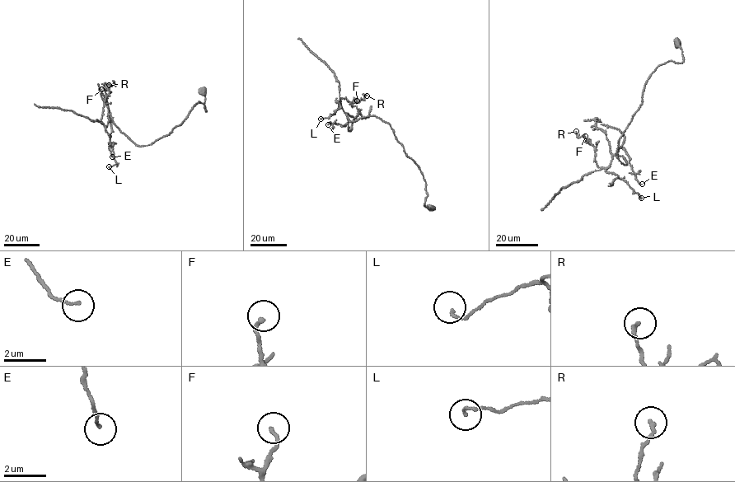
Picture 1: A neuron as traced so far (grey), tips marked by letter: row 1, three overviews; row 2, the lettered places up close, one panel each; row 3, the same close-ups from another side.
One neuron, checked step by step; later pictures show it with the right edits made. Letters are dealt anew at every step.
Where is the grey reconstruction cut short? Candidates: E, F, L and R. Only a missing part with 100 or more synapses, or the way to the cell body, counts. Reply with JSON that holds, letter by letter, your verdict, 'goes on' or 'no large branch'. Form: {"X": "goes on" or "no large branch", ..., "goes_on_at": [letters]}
{"E": "no large branch", "F": "no large branch", "L": "no large branch", "R": "no large branch", "goes_on_at": []}

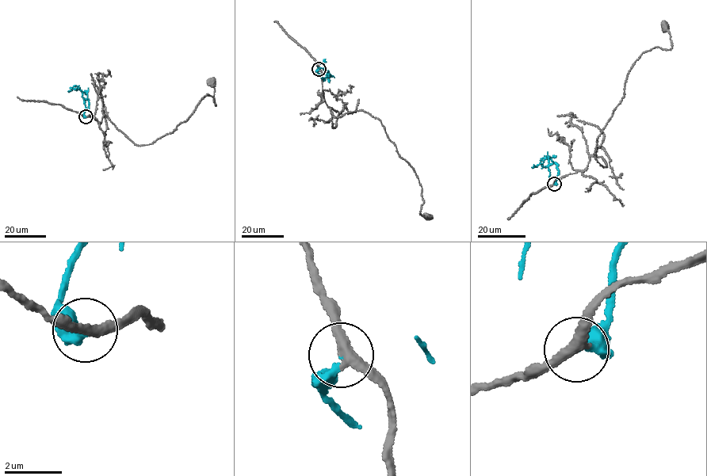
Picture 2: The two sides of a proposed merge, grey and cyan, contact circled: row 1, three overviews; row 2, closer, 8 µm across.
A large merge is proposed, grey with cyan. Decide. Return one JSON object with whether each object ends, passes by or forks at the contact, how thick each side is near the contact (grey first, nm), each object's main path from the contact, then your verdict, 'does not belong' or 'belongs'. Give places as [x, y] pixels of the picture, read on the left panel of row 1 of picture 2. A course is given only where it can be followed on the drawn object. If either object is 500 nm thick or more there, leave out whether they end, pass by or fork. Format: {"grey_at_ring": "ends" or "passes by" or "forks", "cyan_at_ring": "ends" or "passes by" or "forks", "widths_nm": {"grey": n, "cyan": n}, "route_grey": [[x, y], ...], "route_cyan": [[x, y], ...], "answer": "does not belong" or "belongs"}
{"grey_at_ring": "passes by", "cyan_at_ring": "ends", "widths_nm": {"grey": 280, "cyan": 240}, "route_grey": [[85, 116], [100, 123], [106, 116], [137, 145], [154, 142], [186, 120], [206, 95], [216, 105], [211, 78]], "route_cyan": [[85, 116], [82, 96], [84, 91], [89, 100], [88, 111]], "answer": "belongs"}

